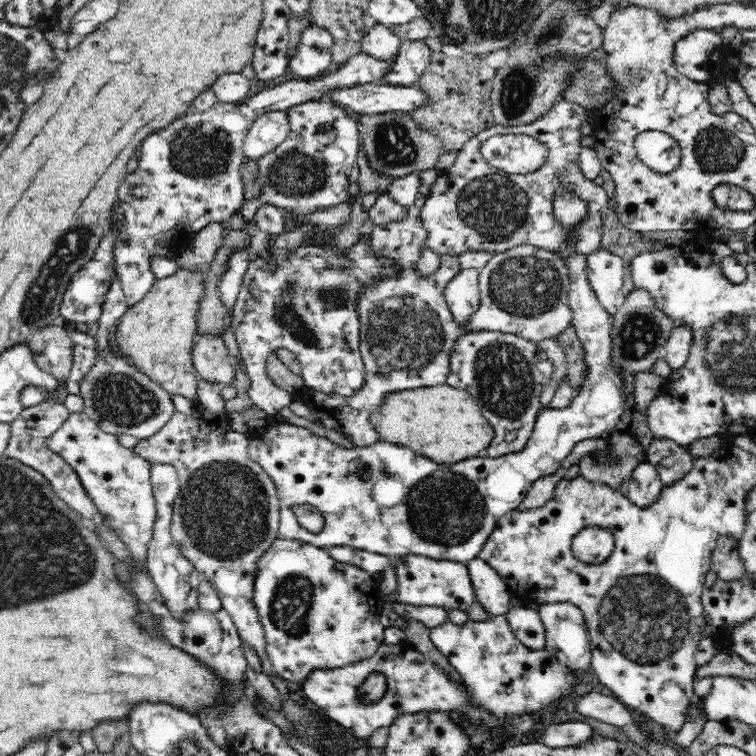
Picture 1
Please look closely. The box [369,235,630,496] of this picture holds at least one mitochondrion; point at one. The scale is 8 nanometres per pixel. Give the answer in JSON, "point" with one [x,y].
{"point":[505,385]}

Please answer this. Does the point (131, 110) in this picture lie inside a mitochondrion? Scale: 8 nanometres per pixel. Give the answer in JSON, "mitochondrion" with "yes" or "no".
{"mitochondrion":"no"}

